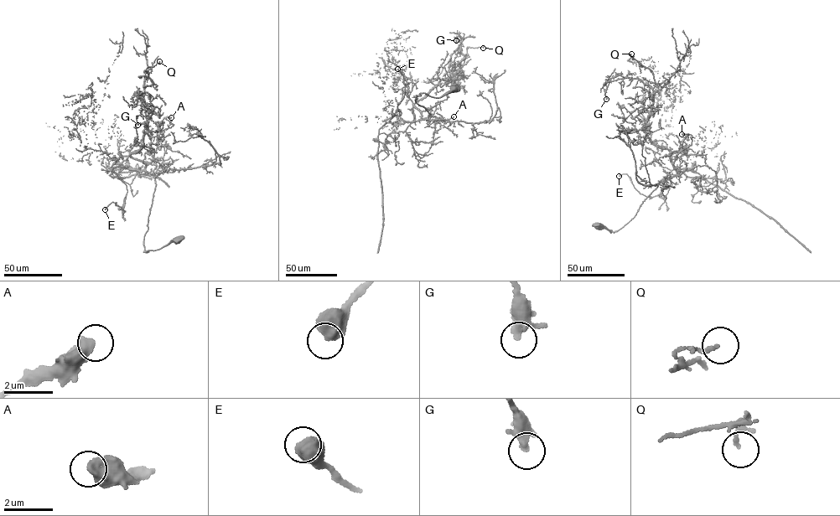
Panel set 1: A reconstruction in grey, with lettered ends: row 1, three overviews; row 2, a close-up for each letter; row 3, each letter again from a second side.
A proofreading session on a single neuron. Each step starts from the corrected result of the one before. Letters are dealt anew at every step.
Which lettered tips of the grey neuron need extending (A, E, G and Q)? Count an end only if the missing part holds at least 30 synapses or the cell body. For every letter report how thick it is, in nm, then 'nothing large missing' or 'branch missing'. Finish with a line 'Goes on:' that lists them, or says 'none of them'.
A: 550 nm thick; nothing large missing
E: 650 nm thick; nothing large missing
G: 320 nm thick; nothing large missing
Q: 130 nm thick; nothing large missing
Goes on: none of them

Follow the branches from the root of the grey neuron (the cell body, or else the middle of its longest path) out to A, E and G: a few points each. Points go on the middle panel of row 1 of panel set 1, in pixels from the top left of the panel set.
A: (453, 88), (438, 97), (420, 93), (415, 100), (430, 113), (419, 120), (453, 116)
E: (453, 88), (417, 95), (426, 118), (383, 126), (401, 113), (405, 86), (397, 69)
G: (453, 88), (417, 95), (430, 113), (419, 120), (414, 104), (450, 79), (451, 56), (464, 38), (456, 40)

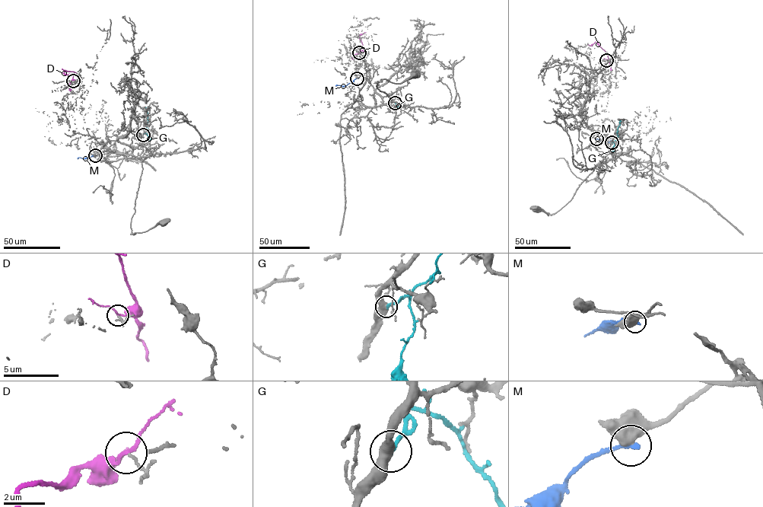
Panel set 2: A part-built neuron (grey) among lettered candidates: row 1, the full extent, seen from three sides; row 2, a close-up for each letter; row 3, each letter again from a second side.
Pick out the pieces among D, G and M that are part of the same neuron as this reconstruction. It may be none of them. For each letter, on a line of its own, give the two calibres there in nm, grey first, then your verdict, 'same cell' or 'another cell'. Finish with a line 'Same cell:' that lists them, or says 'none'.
D: 70 nm thick on the grey side, 140 nm on the other; another cell
G: 500 nm thick on the grey side, 190 nm on the other; another cell
M: 800 nm thick on the grey side, 200 nm on the other; another cell
Same cell: none

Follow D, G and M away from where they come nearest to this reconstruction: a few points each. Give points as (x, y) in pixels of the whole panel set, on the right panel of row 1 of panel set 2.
D: (606, 60), (606, 52), (597, 42), (592, 46), (588, 44)
G: (611, 142), (617, 139), (621, 120)
M: (596, 138), (608, 143), (611, 141)

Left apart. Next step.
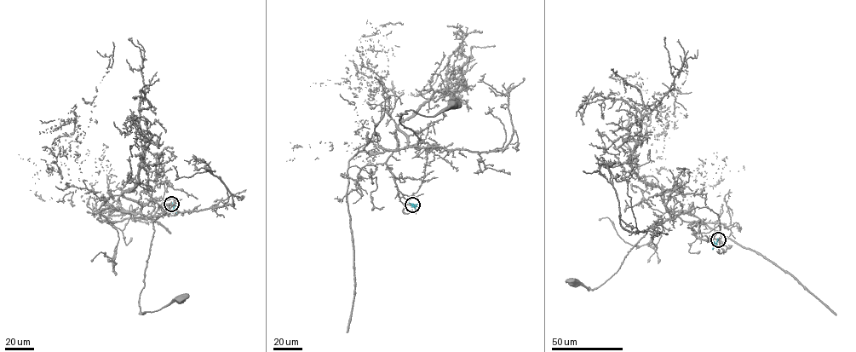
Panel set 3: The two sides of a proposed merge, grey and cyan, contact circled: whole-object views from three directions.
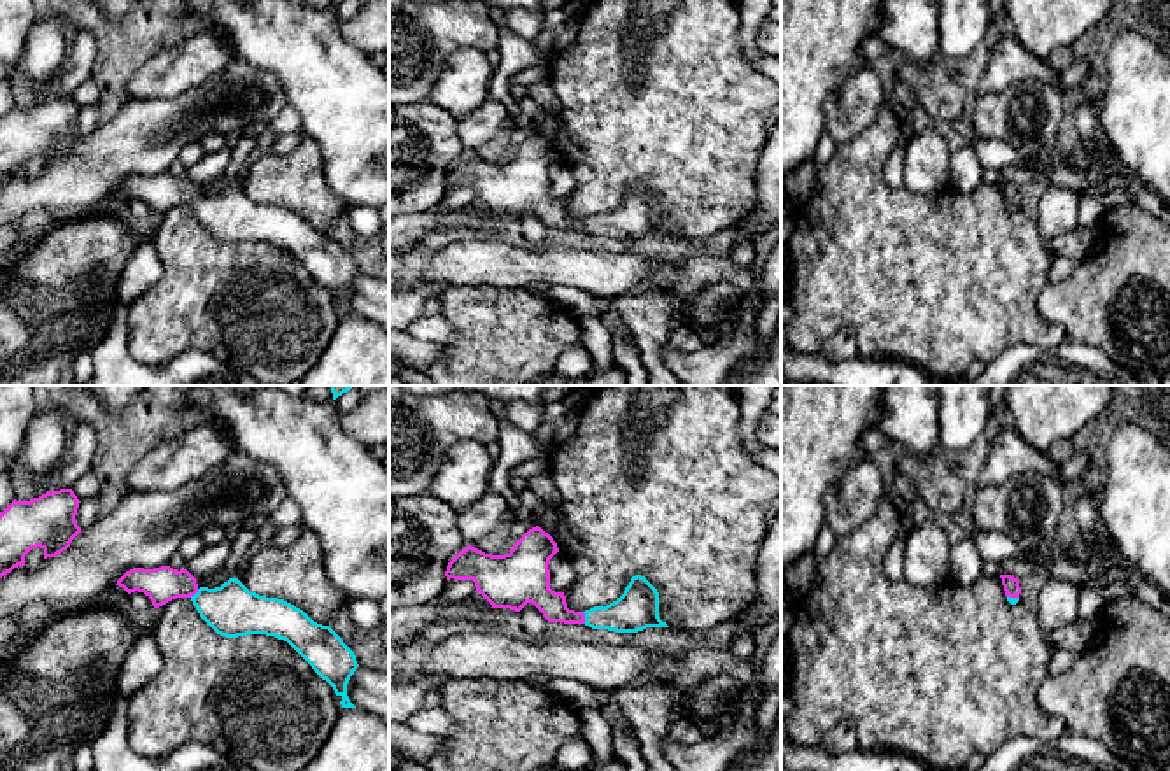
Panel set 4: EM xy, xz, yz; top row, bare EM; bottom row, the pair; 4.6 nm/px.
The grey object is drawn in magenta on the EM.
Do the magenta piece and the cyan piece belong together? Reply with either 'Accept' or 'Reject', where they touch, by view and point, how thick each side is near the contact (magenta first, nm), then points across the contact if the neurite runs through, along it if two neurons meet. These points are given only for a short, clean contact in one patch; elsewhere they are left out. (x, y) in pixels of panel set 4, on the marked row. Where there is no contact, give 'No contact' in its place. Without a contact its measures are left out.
Accept. Touches magenta at xz (584, 617). Thickness 120 nm (magenta) against 190 nm. Path across: xz (552, 605), (561, 614), (584, 617), (615, 617), (636, 608)

